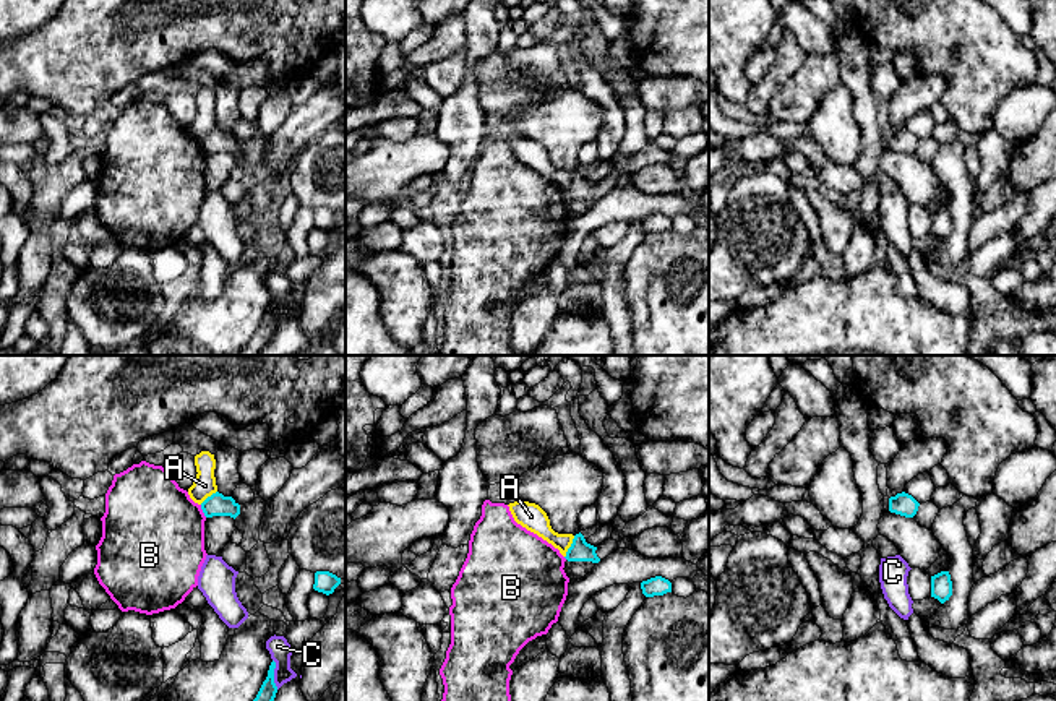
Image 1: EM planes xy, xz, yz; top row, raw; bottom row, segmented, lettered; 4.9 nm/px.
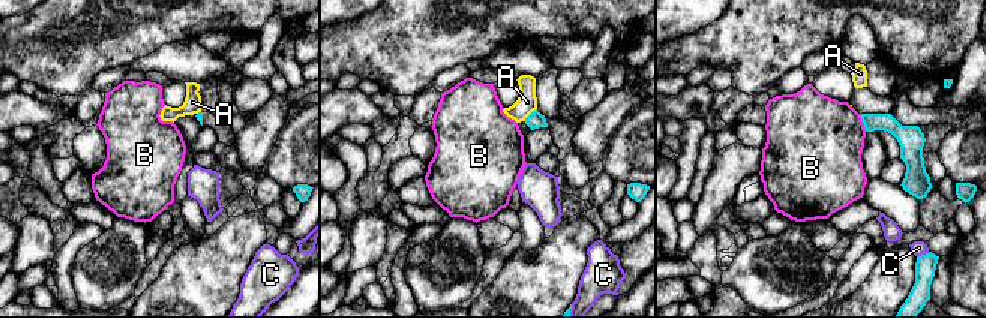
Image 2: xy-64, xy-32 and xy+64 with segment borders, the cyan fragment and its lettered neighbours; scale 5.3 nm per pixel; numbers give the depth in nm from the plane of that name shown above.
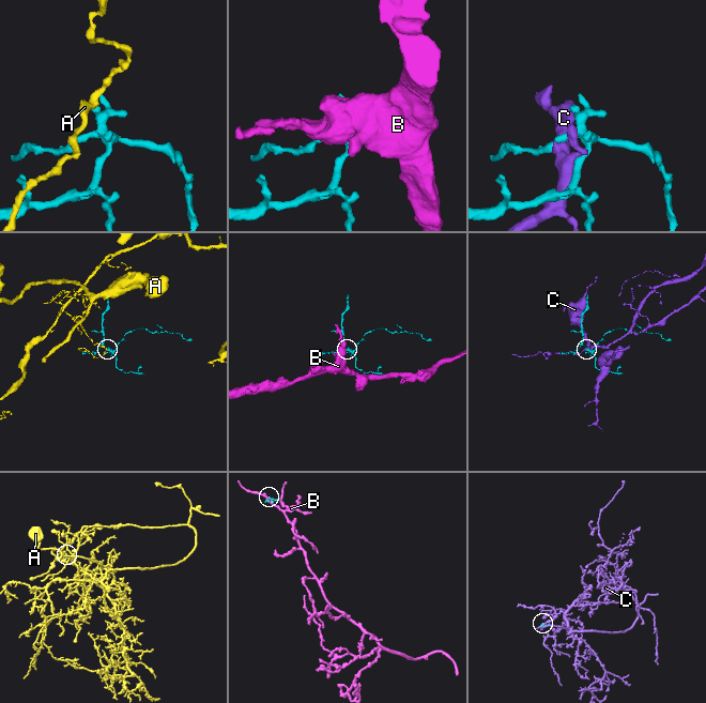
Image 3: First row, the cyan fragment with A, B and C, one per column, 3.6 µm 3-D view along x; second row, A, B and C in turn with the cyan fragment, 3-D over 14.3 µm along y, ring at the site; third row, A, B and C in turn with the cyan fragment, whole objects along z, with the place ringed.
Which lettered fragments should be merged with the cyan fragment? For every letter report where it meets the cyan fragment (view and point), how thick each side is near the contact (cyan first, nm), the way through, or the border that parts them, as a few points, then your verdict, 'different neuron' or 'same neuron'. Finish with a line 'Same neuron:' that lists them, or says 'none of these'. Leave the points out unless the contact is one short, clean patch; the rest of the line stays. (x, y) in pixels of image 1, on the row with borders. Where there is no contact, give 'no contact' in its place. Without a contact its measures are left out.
A: xz (570, 547) | 110/130 nm | along xz (575, 536), (565, 557) | different neuron
B: xy (203, 511) | 110/460 nm | different neuron
C: xy (273, 674) | 90/110 nm | different neuron
Same neuron: none of these

